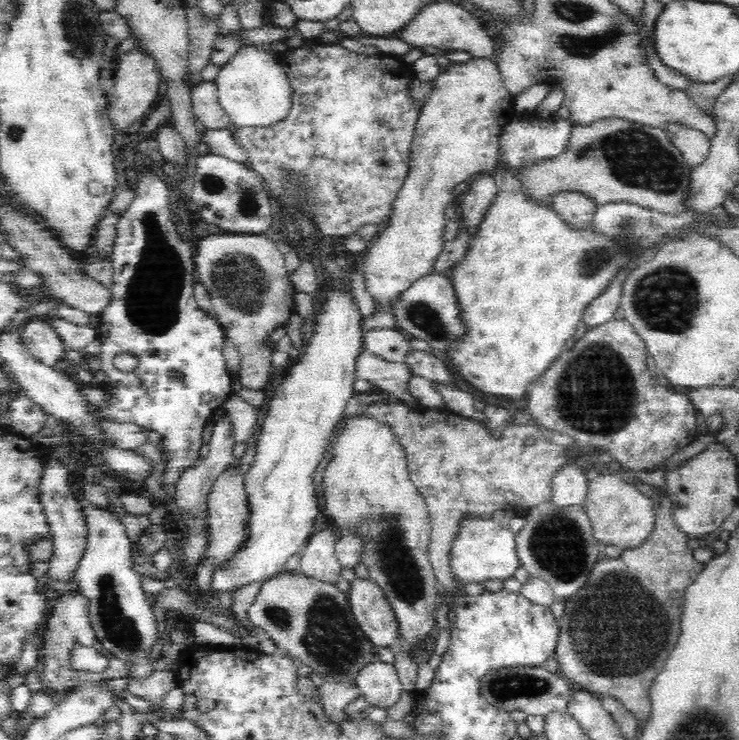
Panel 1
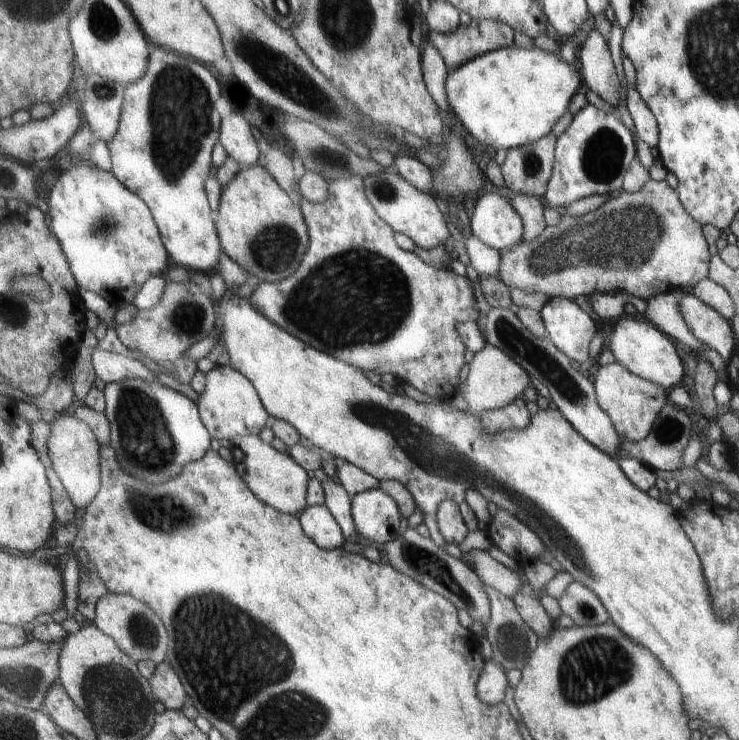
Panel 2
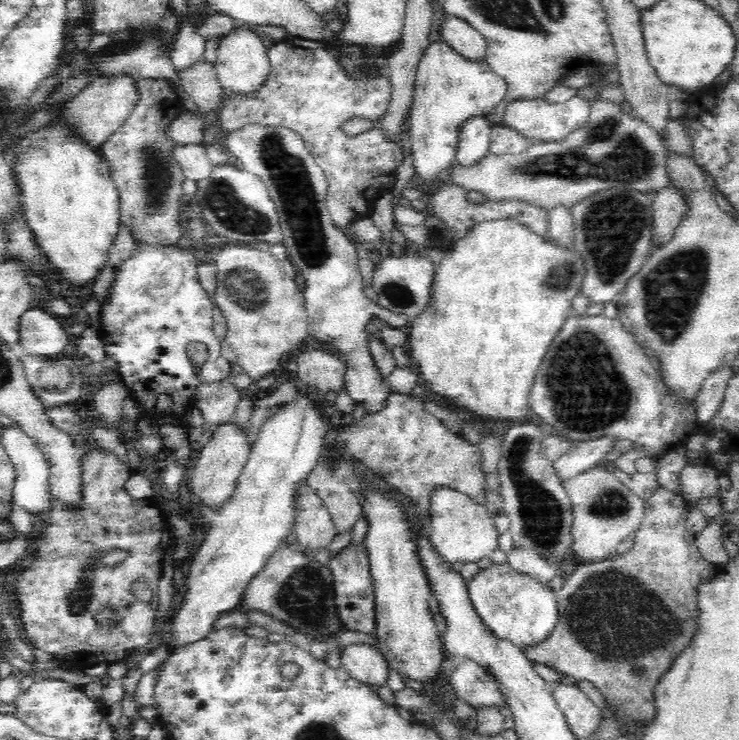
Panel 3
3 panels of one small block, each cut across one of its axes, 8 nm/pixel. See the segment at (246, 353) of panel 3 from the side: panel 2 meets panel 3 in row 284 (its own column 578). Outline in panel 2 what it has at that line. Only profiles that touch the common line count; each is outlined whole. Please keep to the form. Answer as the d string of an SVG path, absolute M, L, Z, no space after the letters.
M649 178L636 193L619 190L594 211L578 217L561 216L556 225L546 226L533 240L499 251L497 276L509 289L517 288L527 294L541 292L549 298L565 297L573 301L579 295L609 292L625 293L646 301L657 293L691 288L705 279L710 261L707 246L702 225L683 210L676 191L665 181Z

